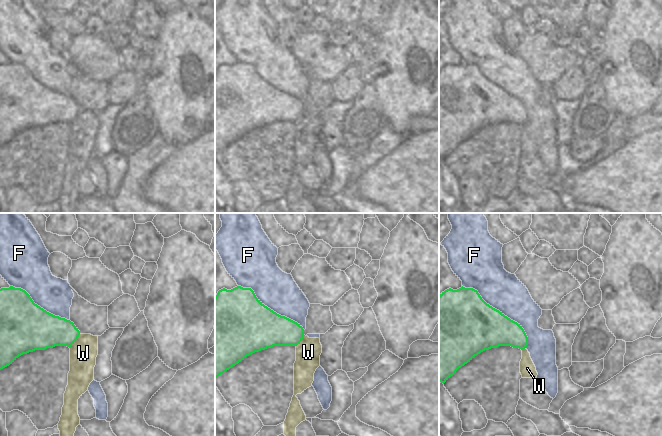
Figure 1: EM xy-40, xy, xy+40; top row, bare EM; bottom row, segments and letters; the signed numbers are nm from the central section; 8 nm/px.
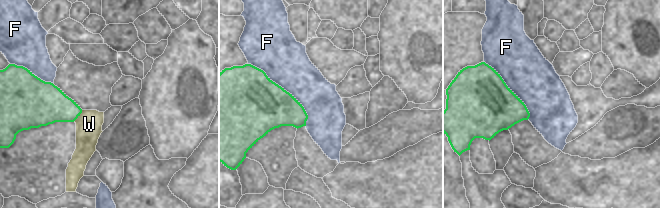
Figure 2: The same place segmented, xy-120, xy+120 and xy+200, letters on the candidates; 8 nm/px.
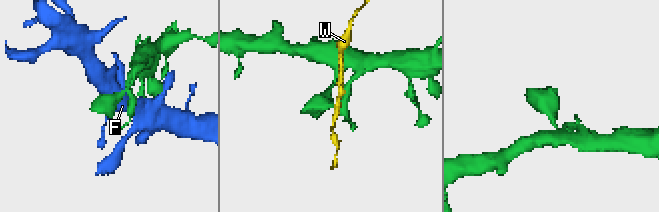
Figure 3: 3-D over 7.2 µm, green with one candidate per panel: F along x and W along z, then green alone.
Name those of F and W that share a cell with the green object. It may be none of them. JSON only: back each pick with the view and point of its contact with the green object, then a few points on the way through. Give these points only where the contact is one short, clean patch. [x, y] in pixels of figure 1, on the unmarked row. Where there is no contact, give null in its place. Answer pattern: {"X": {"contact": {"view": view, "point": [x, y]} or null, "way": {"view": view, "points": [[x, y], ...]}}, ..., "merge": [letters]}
{"merge": []}

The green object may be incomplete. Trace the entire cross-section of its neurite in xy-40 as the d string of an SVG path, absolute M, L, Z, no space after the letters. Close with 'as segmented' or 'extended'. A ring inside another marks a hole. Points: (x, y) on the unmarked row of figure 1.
M21 64L0 65L0 146L12 140L19 132L35 126L55 122L71 123L80 111L73 98L55 92L34 79Z; as segmented

